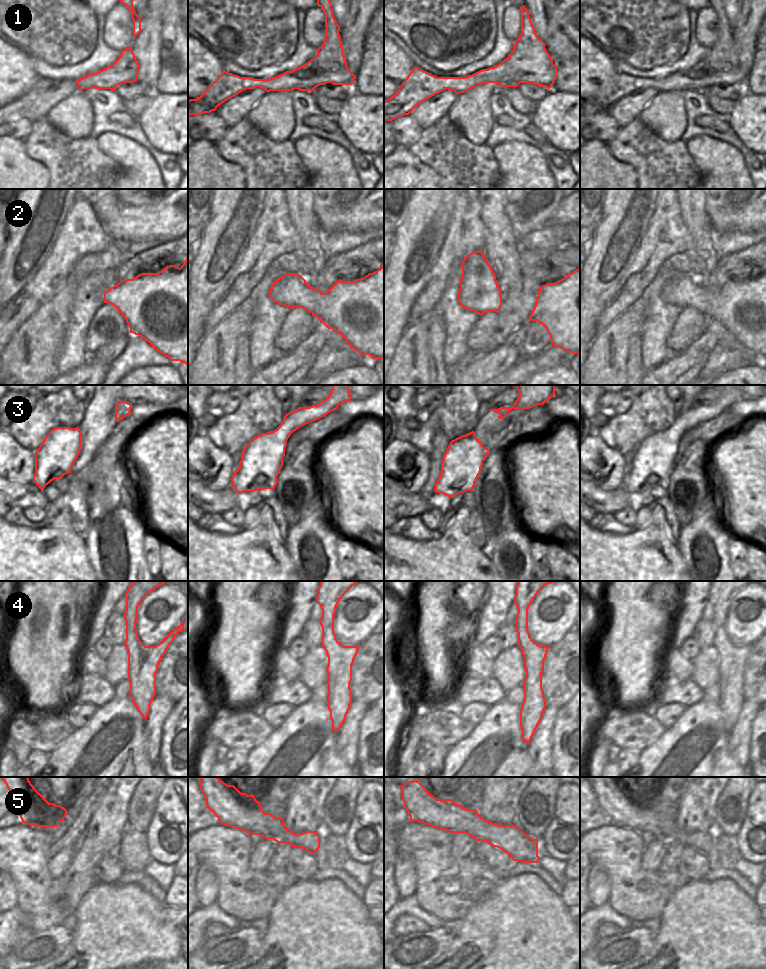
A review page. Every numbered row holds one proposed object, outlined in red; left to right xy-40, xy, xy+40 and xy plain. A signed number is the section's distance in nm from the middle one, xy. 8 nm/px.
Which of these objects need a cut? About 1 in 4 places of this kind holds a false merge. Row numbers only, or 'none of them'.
none of them

